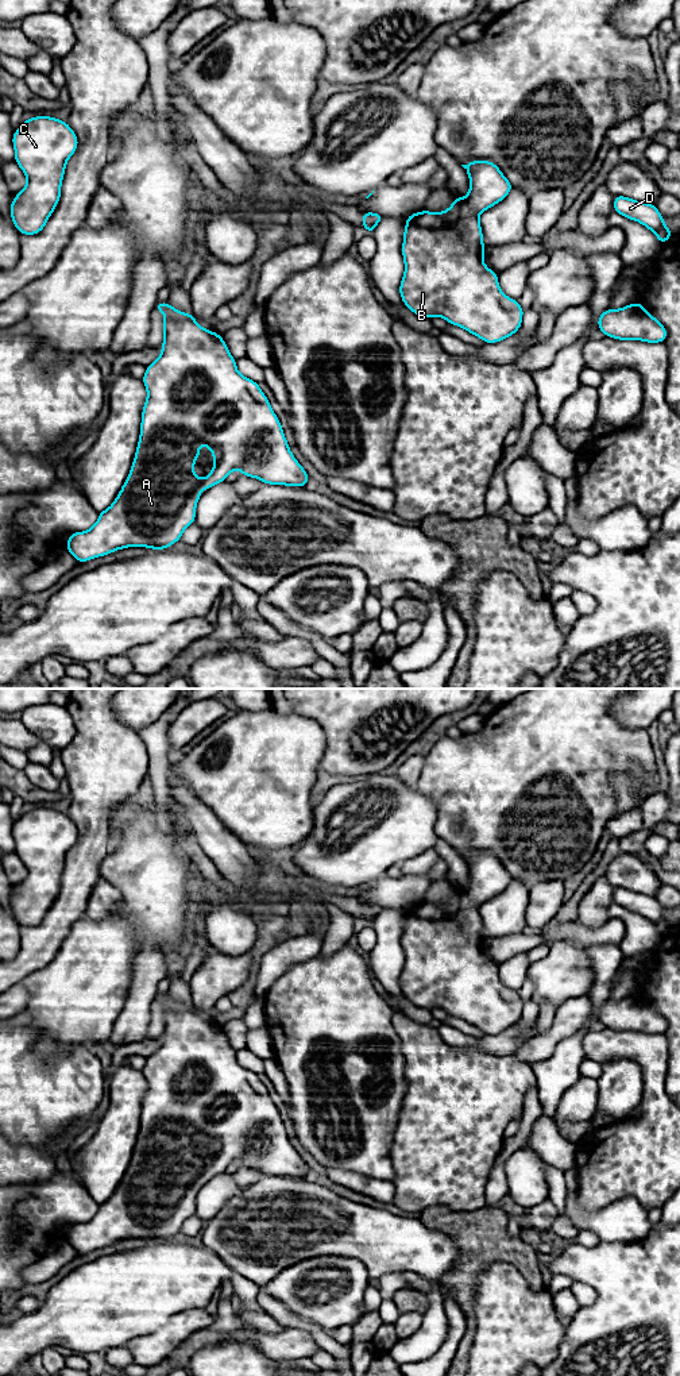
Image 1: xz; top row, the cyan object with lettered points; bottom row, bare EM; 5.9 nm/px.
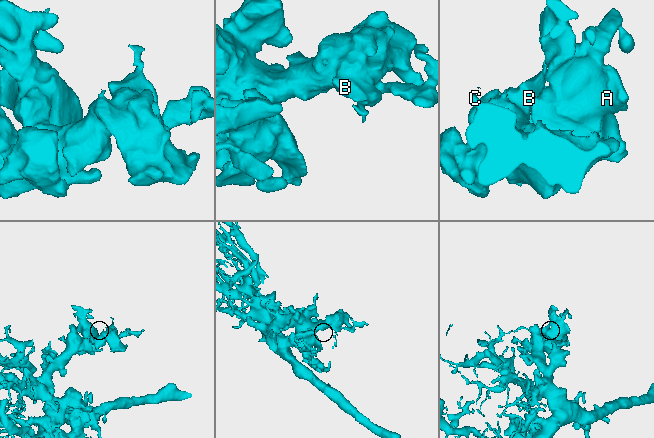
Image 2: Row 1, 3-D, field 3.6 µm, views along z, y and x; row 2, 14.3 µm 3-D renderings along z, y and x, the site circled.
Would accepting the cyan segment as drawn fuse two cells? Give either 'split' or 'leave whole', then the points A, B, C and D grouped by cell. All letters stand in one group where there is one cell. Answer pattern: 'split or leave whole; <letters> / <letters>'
leave whole; A B C D

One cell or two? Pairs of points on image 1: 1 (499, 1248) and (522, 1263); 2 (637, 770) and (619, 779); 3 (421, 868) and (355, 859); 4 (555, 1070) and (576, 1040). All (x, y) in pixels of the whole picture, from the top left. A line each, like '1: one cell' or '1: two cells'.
1: one cell
2: one cell
3: two cells
4: one cell

